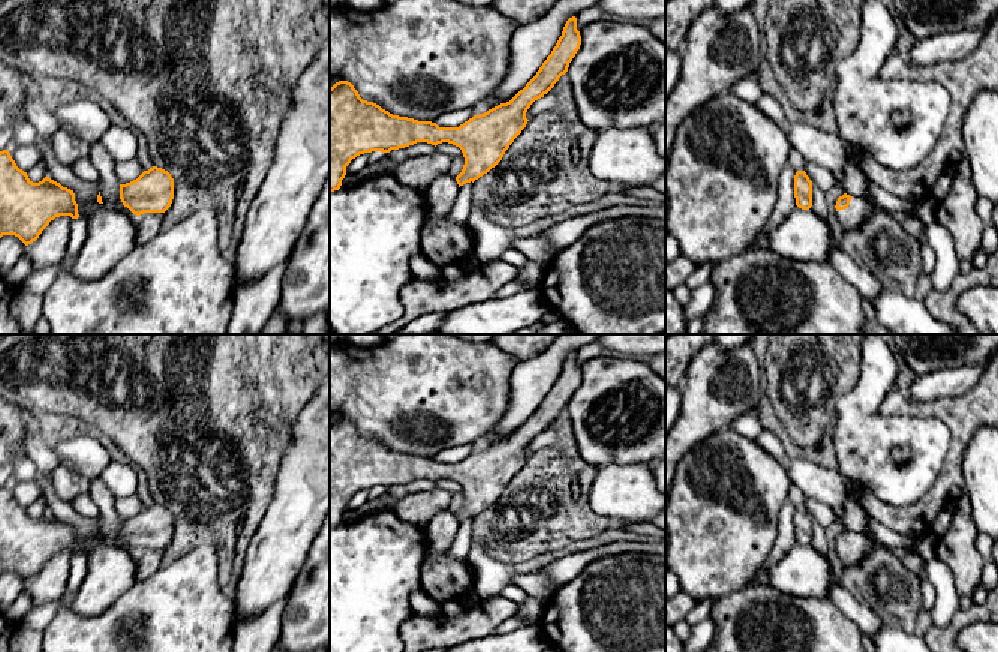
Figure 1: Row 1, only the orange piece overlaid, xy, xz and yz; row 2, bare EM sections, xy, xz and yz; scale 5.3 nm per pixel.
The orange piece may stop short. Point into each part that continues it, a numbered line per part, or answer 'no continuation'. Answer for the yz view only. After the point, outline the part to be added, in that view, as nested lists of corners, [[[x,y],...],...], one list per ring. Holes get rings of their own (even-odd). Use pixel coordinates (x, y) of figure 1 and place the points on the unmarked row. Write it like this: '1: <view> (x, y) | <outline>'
1: yz (854, 552) | [[[851,534],[850,541],[836,547],[836,552],[845,565],[859,565],[869,553],[872,543],[866,535]]]

